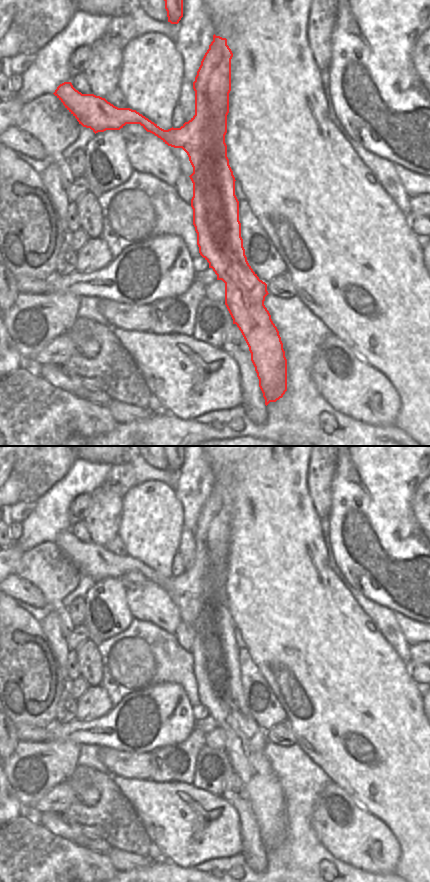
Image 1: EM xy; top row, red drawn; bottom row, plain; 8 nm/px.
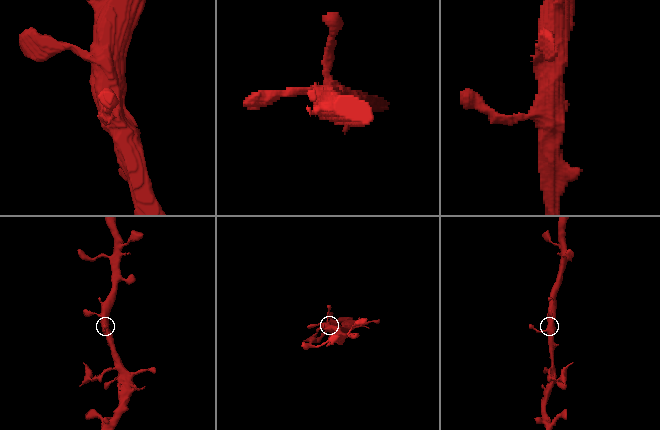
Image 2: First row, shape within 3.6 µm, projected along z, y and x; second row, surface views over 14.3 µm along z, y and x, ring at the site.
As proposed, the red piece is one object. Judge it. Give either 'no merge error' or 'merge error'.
no merge error

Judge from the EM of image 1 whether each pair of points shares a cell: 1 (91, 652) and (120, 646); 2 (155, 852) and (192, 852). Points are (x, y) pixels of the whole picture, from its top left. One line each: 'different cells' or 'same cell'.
1: different cells
2: different cells

